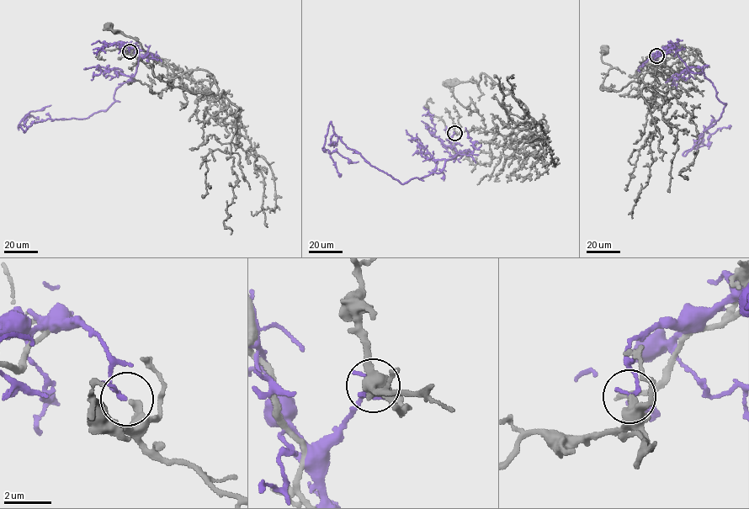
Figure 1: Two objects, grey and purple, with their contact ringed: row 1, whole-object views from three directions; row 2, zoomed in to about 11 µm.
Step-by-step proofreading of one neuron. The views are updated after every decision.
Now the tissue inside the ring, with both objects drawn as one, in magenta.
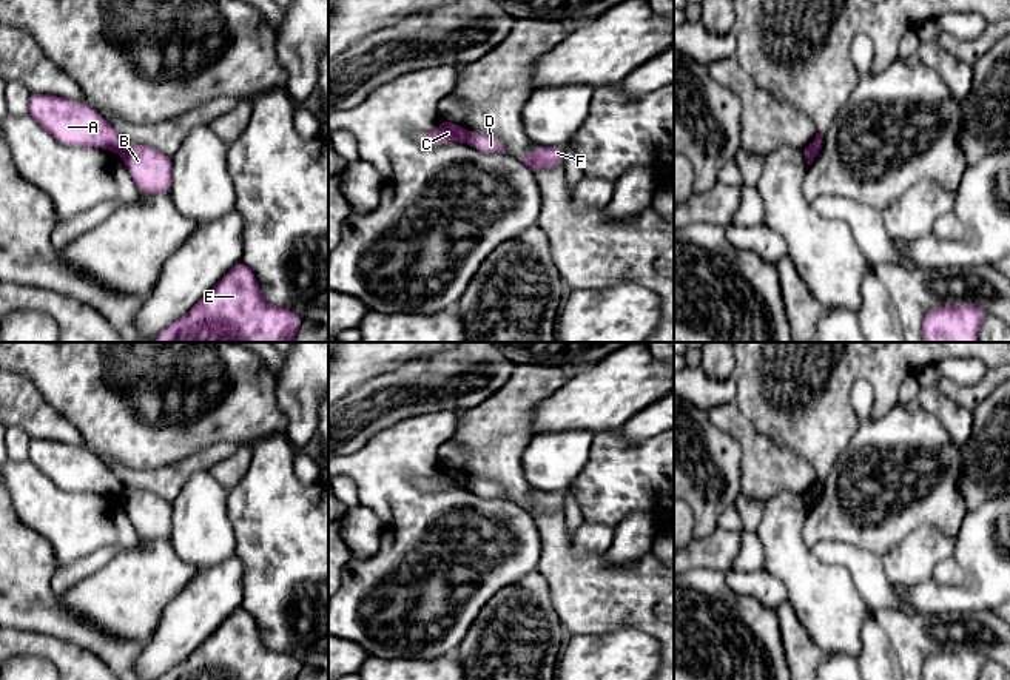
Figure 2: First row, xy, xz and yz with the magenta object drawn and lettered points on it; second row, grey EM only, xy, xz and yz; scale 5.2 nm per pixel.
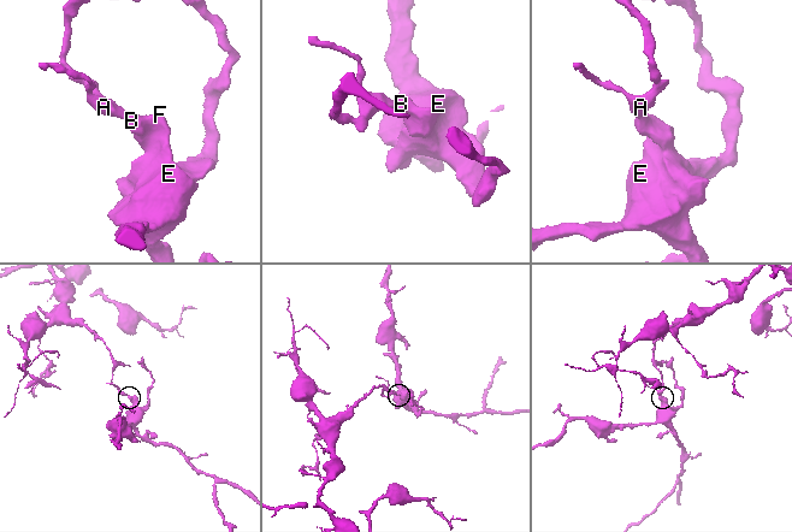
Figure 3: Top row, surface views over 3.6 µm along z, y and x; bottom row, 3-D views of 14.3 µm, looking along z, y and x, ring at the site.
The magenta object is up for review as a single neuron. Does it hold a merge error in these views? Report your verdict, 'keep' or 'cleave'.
cleave

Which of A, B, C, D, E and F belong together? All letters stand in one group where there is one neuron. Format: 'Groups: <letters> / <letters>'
Groups: A C / B D E F

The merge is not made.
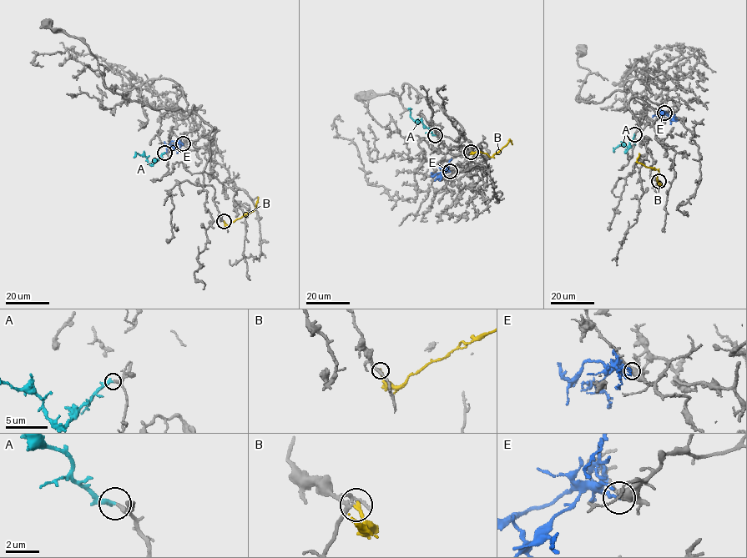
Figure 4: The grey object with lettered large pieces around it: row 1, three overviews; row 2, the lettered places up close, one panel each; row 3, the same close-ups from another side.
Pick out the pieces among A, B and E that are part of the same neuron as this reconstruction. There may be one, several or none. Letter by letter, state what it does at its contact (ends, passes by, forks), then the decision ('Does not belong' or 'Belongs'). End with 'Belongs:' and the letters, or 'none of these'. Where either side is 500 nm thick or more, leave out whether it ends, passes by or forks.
A: It ends there. Belongs
B: It ends there. Does not belong
E: Does not belong
Belongs: A

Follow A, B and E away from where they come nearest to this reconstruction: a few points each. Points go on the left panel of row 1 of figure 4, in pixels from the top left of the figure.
A: (164, 153), (152, 165), (144, 156), (135, 153), (133, 158)
B: (224, 221), (229, 225), (254, 211), (258, 197)
E: (183, 143), (171, 141), (166, 152)

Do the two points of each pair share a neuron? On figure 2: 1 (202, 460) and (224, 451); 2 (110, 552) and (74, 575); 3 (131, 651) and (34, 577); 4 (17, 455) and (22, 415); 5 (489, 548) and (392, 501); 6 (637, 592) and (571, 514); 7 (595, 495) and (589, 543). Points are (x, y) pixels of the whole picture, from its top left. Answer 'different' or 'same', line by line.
1: same
2: same
3: same
4: different
5: same
6: different
7: different

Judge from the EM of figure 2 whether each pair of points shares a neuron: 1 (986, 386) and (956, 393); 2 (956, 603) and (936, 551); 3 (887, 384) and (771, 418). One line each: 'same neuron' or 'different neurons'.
1: same neuron
2: different neurons
3: same neuron

